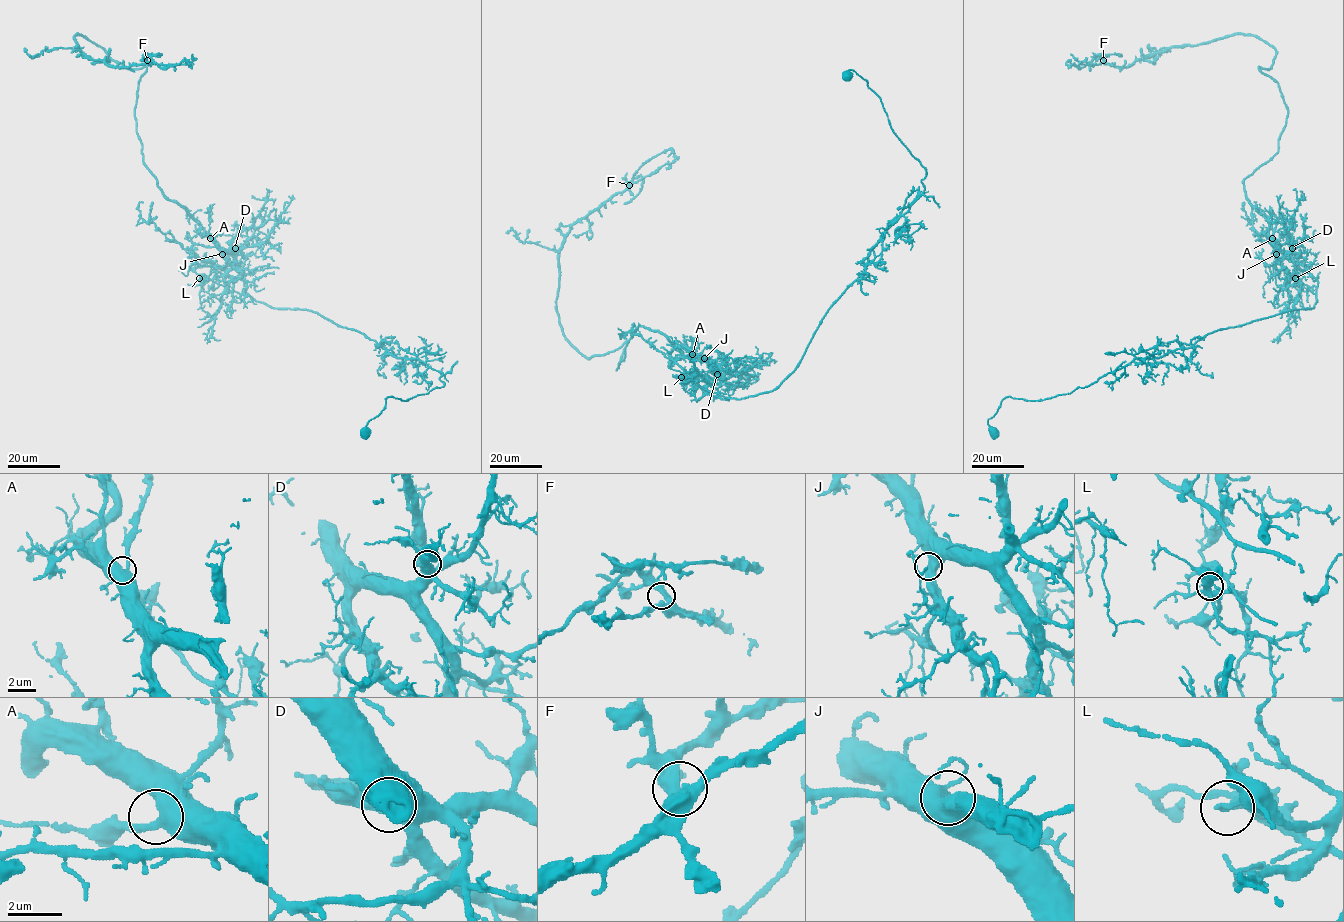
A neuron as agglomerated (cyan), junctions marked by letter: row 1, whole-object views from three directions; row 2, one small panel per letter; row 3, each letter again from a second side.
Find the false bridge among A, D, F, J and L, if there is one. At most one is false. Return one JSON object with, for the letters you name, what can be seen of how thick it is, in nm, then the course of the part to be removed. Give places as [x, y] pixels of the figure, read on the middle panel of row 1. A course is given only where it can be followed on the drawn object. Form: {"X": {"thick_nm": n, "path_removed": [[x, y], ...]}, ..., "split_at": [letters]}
{"L": {"thick_nm": 170, "path_removed": [[681, 377], [726, 397], [773, 391], [923, 192], [926, 171], [881, 99], [852, 70], [846, 78]]}, "split_at": ["L"]}

